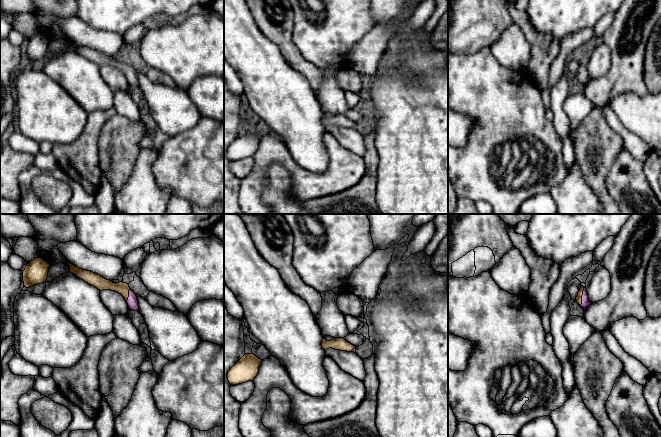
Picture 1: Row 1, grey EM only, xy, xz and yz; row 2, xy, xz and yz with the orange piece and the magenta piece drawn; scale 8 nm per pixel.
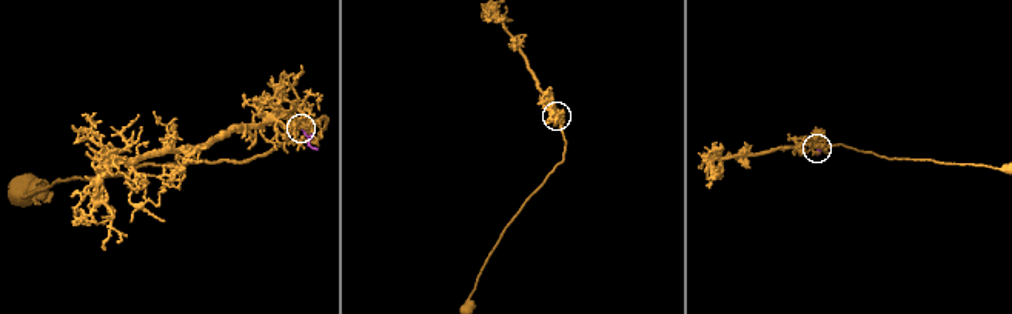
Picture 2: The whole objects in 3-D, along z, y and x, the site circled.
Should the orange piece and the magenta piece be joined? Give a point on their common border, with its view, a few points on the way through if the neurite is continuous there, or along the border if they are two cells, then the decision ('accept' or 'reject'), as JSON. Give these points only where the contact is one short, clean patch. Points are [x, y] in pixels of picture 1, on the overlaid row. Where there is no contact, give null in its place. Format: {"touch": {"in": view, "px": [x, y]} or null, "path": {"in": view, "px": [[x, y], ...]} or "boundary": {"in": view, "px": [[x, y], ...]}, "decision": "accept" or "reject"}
{"touch": {"in": "yz", "px": [581, 296]}, "path": {"in": "yz", "px": [[579, 297], [581, 296], [586, 303]]}, "decision": "accept"}

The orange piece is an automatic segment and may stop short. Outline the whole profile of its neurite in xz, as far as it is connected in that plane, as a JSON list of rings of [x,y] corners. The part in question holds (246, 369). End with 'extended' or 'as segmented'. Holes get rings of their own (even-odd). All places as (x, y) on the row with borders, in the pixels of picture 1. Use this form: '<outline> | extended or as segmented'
[[[254,354],[244,355],[227,374],[228,381],[231,385],[238,385],[253,381],[258,375],[261,359]]] | as segmented

